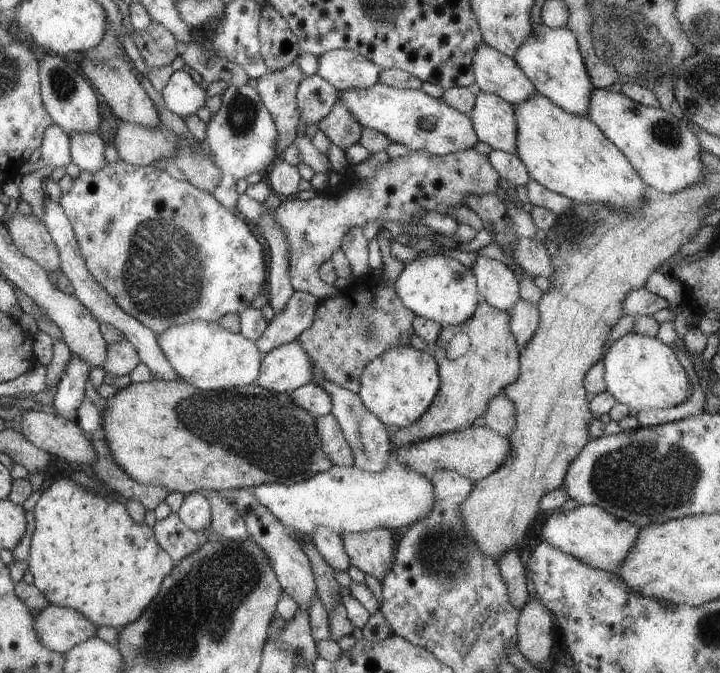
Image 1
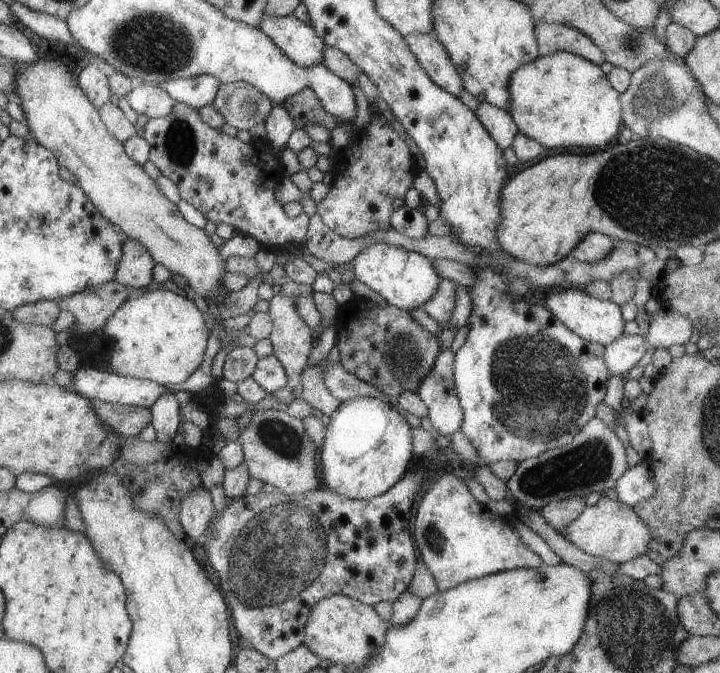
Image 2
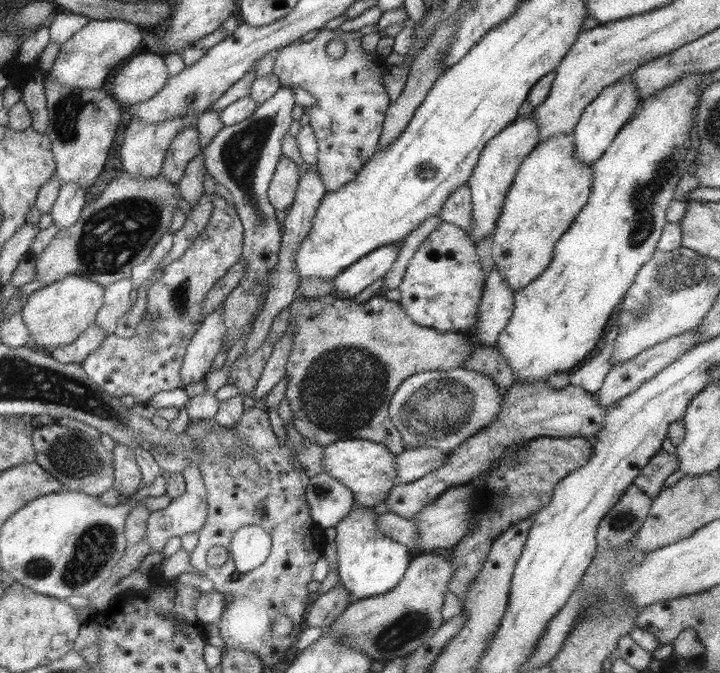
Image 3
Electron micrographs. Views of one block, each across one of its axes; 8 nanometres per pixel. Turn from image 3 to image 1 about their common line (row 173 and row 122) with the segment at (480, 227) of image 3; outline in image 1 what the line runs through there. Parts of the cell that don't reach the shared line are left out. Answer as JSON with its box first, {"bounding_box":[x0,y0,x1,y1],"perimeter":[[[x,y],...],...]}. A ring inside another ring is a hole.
{"bounding_box":[468,83,516,154],"perimeter":[[[474,83],[469,88],[476,95],[468,118],[471,120],[477,139],[489,145],[492,150],[514,154],[516,152],[516,119],[512,105],[492,93],[480,92]]]}

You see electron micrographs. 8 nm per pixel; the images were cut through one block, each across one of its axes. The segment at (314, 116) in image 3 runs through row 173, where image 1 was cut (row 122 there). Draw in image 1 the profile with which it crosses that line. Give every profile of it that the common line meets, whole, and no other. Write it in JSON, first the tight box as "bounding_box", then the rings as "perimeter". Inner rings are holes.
{"bounding_box":[316,100,362,151],"perimeter":[[[339,100],[333,104],[329,114],[316,123],[316,128],[343,151],[358,143],[362,132],[358,121]]]}

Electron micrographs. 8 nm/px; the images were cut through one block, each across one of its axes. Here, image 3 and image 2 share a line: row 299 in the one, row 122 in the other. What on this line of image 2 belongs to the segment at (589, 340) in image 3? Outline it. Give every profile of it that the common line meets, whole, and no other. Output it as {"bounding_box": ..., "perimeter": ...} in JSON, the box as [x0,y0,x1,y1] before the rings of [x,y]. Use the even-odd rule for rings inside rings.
{"bounding_box":[509,51,622,148],"perimeter":[[[565,51],[537,56],[509,76],[509,111],[523,136],[549,148],[603,148],[622,130],[619,93],[597,64]]]}

